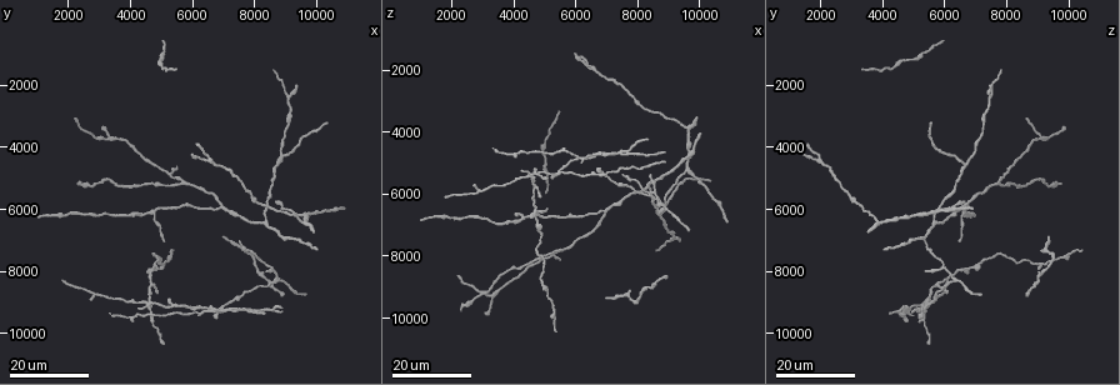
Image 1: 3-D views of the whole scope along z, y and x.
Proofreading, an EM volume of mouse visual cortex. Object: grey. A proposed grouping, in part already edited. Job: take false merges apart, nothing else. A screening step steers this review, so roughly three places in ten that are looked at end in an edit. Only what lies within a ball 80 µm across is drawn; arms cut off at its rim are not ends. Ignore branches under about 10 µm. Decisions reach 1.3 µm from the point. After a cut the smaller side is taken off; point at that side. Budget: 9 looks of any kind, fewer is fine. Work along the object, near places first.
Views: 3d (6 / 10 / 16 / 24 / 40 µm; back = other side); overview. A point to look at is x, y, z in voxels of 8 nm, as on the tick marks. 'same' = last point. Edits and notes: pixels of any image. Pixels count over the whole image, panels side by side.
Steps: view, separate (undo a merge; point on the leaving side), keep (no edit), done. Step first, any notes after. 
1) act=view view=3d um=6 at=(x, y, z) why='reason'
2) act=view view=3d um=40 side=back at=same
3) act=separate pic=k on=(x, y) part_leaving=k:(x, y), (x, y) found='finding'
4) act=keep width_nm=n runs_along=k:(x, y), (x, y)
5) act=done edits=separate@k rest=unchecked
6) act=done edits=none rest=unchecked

act=view view=3d um=16 at=(6900, 9200, 5400)

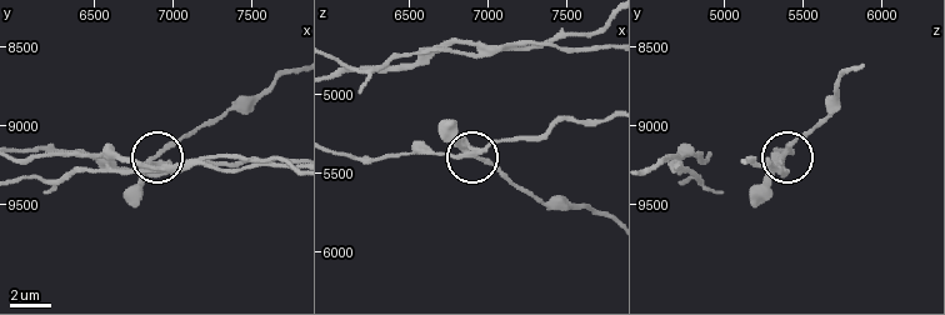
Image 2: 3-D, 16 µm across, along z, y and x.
act=view view=3d um=6 at=(6940, 9300, 5380)

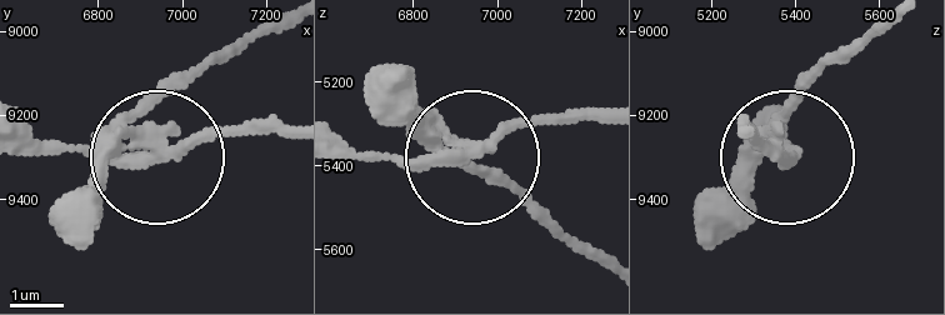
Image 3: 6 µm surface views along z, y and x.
act=separate pic=3 on=(51, 148) side_arm_um=17 part_leaving=3:(135, 138), (28, 151) found='a second cell is stuck on'

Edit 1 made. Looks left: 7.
act=view view=3d um=16 at=(8700, 8400, 6200) why='side arm on a straight run'

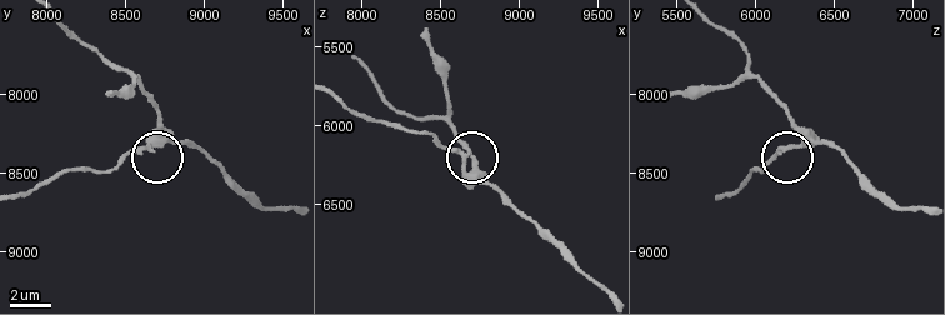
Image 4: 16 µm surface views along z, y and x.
act=view view=3d um=10 at=(8680, 8320, 6320)

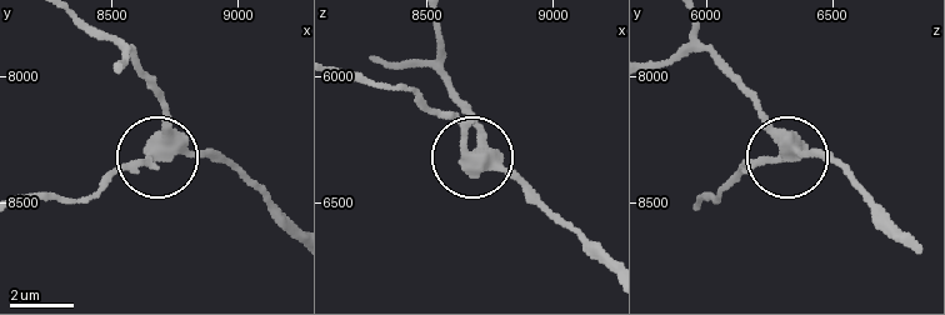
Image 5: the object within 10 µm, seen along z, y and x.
act=keep width_nm=330 found='continuous, no second cell'

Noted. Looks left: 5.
act=view view=3d um=24 at=(8300, 6500, 5700) why='three-way junction'

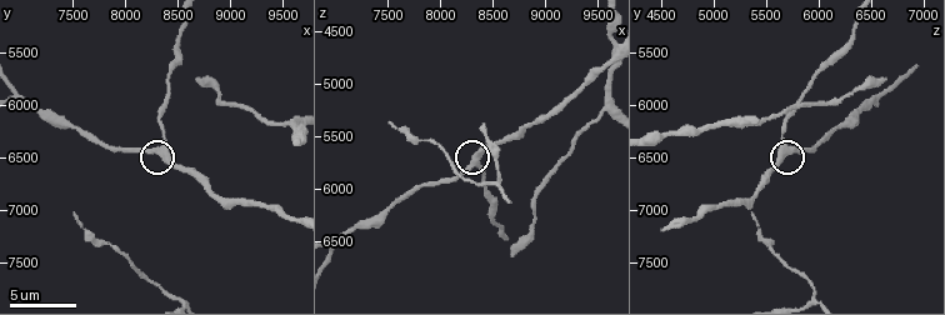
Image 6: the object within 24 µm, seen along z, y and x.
act=view view=3d um=6 at=(8320, 6440, 5700)

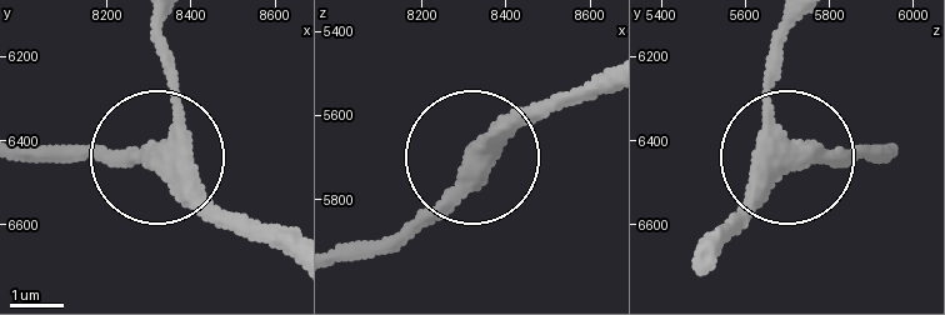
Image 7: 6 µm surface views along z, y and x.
act=keep side_arm_um=22 runs_along=7:(165, 21), (174, 170), (236, 233) found='all the same cell'

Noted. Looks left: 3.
act=view view=3d um=24 at=(7000, 5900, 6700) why='three arms meet'

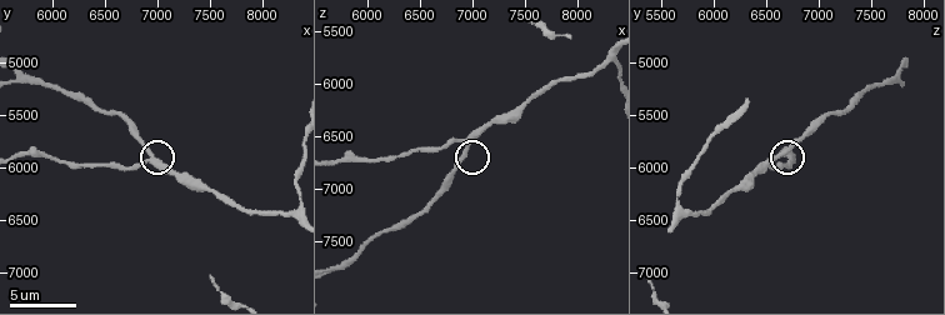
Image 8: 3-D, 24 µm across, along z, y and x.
act=view view=3d um=10 at=(6920, 5920, 6600)

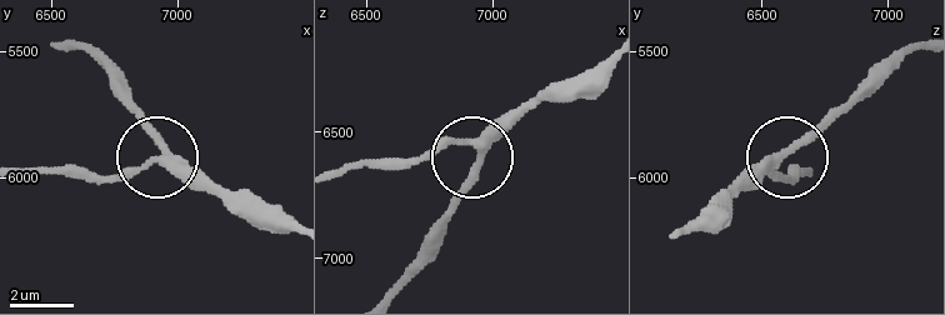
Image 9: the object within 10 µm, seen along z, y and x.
act=view view=3d um=6 at=(6950, 5890, 6600) why='zoom in'

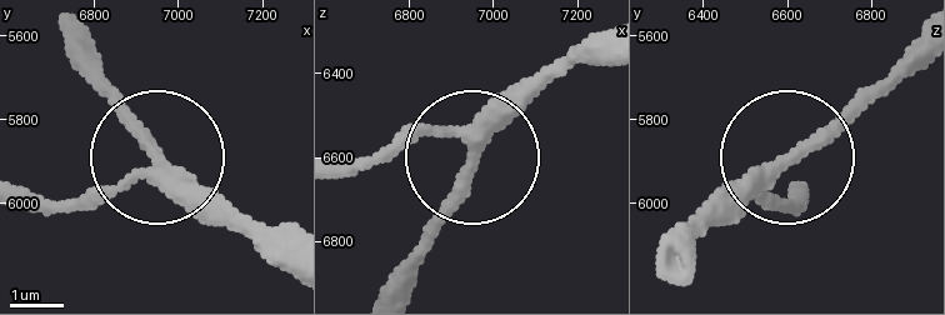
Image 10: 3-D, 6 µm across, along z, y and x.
act=keep arms=3 runs_along=10:(608, 33), (486, 144), (419, 131), (343, 158) found='one cell here'

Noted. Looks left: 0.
act=done edits=separate@3 rest=unchecked

